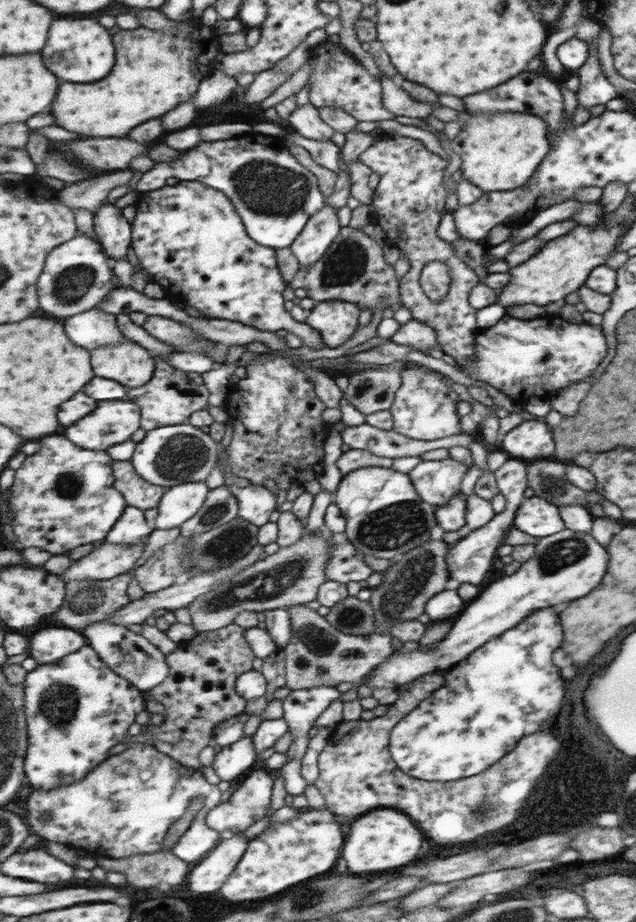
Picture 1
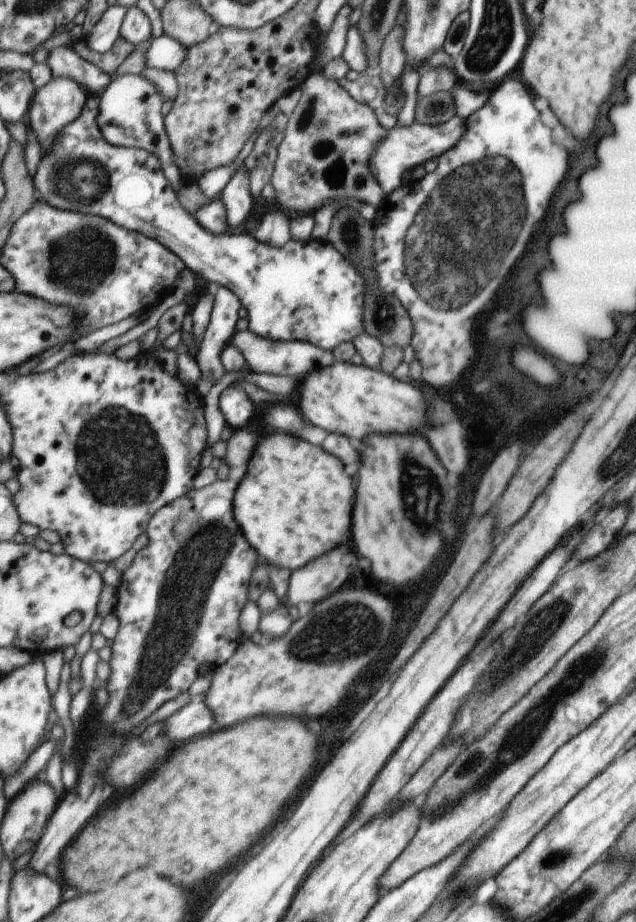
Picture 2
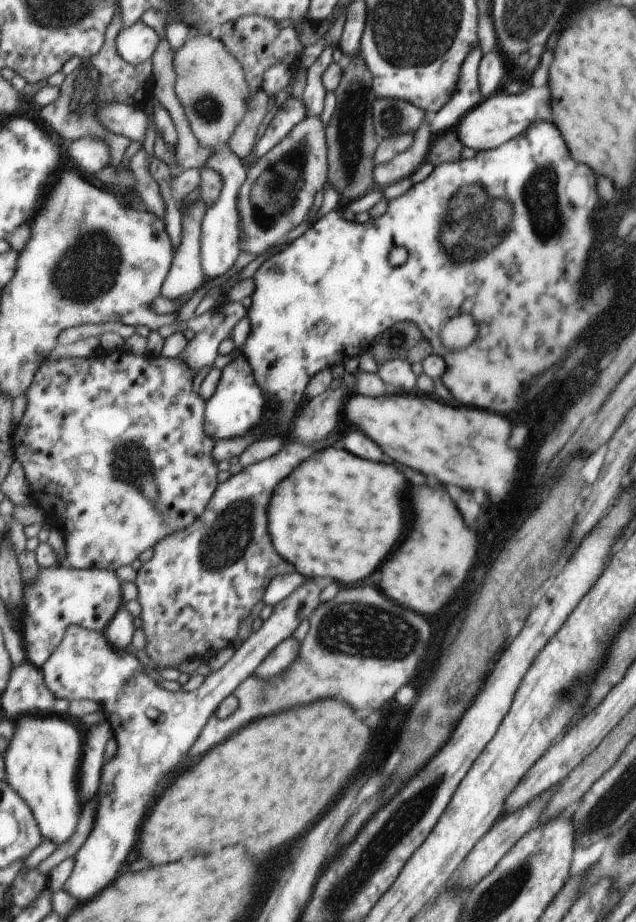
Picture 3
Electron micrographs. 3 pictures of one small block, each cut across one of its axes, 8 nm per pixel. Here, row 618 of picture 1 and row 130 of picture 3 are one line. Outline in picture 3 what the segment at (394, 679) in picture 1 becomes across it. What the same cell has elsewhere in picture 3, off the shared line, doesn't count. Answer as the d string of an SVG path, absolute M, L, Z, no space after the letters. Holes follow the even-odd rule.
M548 86L544 88L532 88L517 95L500 94L500 91L486 97L472 108L458 124L458 138L462 140L464 146L474 148L477 151L487 151L488 148L496 148L500 142L512 136L518 136L522 130L536 122L538 118L538 104L550 102L550 90Z

